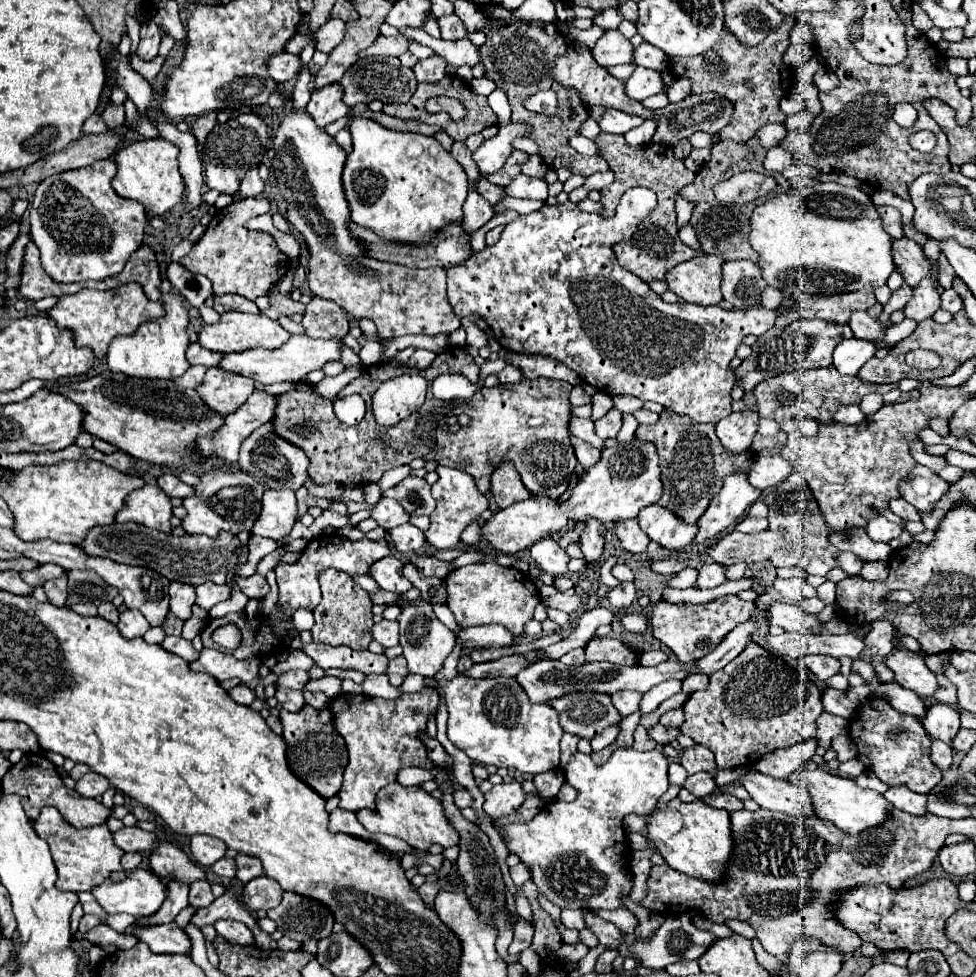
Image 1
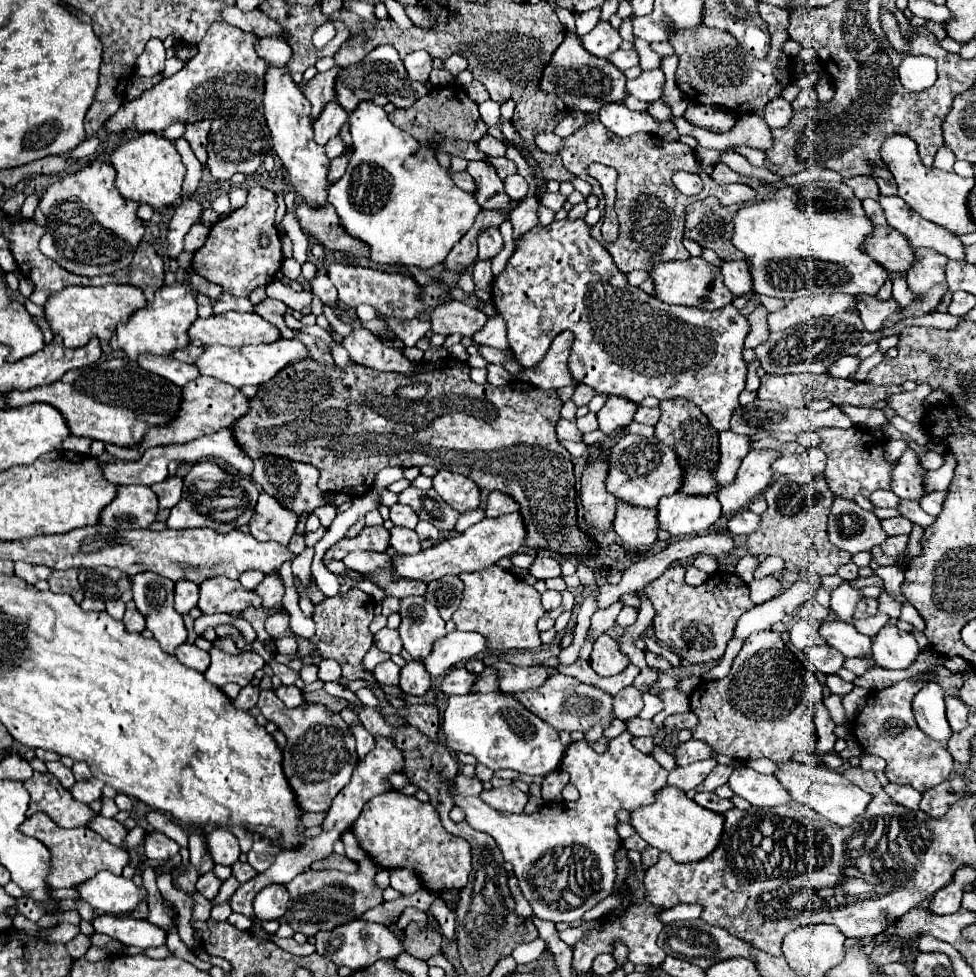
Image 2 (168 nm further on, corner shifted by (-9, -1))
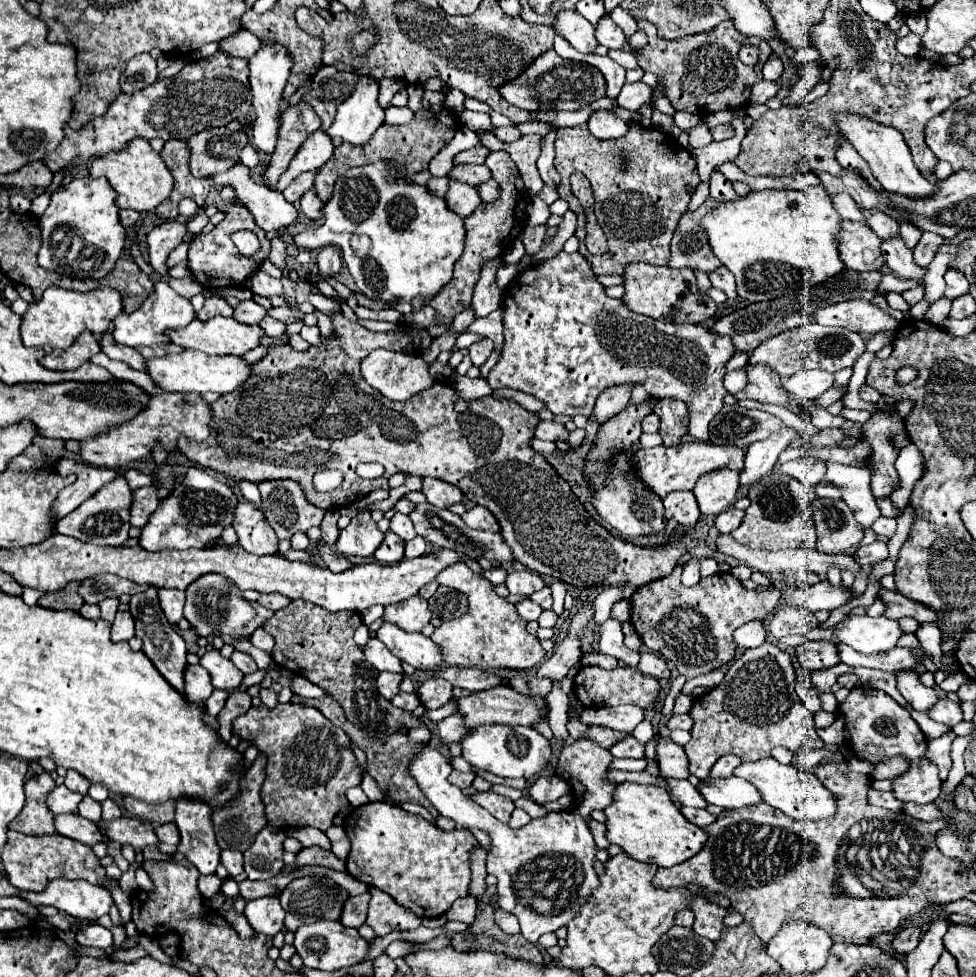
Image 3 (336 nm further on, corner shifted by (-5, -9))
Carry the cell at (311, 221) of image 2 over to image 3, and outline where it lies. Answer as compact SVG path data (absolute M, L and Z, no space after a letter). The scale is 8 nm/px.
M238 164L238 168L230 168L230 172L212 176L212 180L216 182L216 186L234 186L238 202L250 208L252 216L256 218L256 224L262 230L282 230L298 224L296 206L286 202L278 190L266 184L252 182L250 170L244 164Z

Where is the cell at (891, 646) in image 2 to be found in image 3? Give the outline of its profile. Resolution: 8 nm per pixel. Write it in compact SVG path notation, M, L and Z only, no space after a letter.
M852 616L840 624L836 624L836 638L862 654L890 652L896 648L902 630L896 620L888 620L884 616Z

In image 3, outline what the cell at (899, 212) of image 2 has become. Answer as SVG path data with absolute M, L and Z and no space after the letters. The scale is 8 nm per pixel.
M862 210L866 216L866 224L882 238L882 240L892 240L894 236L900 236L900 224L890 218L888 214L880 210Z

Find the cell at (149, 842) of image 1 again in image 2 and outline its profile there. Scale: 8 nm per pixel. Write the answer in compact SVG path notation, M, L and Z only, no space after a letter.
M96 814L94 818L90 818L90 824L88 824L86 828L98 832L104 840L108 840L108 842L112 842L112 844L116 844L116 846L118 846L118 844L124 840L124 836L126 836L126 830L124 830L124 826L122 826L120 822L114 822L112 818L104 818L104 816L100 816L100 814Z

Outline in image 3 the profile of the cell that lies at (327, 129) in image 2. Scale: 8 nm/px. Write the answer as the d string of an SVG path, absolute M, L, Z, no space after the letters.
M322 128L316 130L316 132L312 132L304 140L304 144L300 146L300 150L296 152L296 156L290 162L286 174L280 176L276 190L282 192L296 176L300 176L306 170L322 168L332 158L332 152L334 152L334 144L332 144L332 138L328 136L328 132L322 130Z

